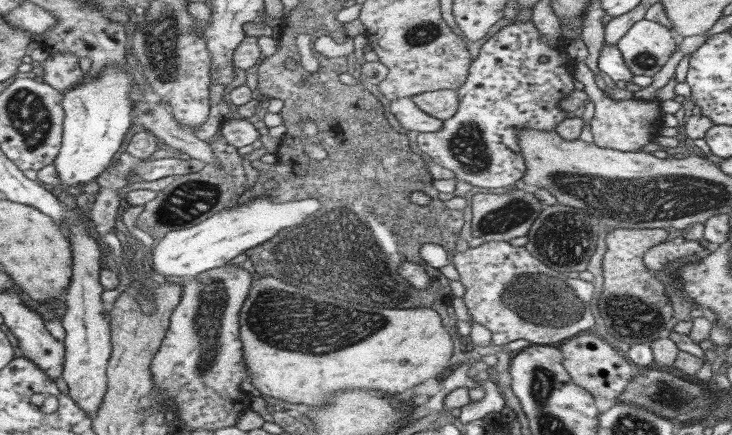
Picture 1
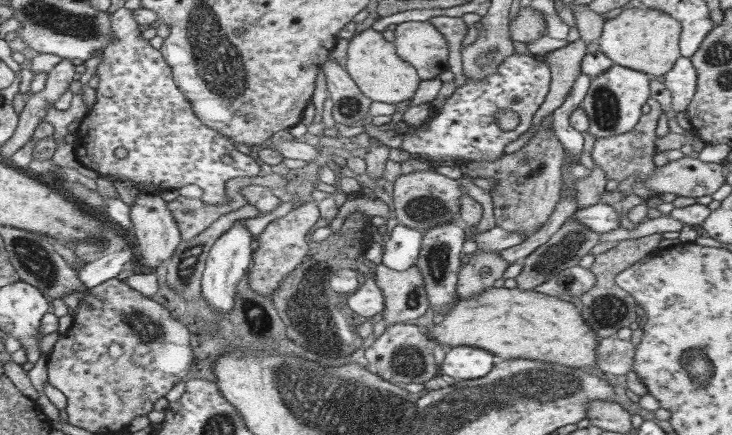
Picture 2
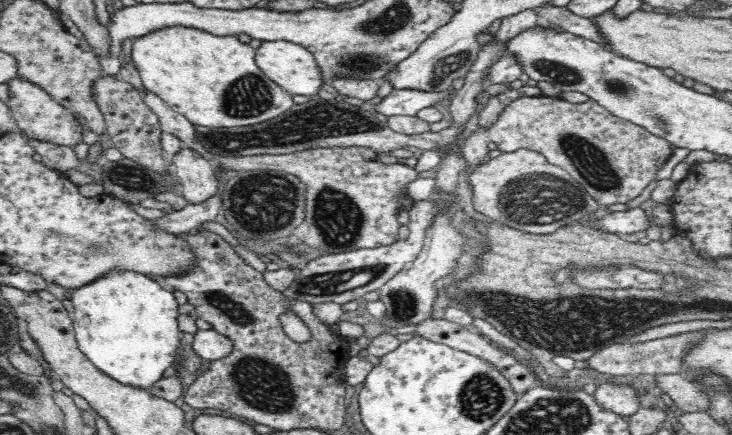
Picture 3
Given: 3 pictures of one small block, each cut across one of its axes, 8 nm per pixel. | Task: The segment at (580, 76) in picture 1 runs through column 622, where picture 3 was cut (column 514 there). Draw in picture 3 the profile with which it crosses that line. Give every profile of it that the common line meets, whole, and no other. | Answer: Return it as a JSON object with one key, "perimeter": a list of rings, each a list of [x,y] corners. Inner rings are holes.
{"perimeter":[[[544,95],[518,98],[502,110],[502,114],[492,126],[478,126],[465,140],[461,152],[469,166],[479,165],[486,154],[489,142],[497,144],[497,148],[503,153],[522,148],[539,152],[550,164],[559,166],[571,174],[598,204],[604,206],[624,204],[638,198],[644,188],[655,178],[658,170],[664,166],[674,149],[666,139],[648,132],[644,127],[614,116],[594,100],[588,100],[584,104],[572,104],[560,97]]]}

